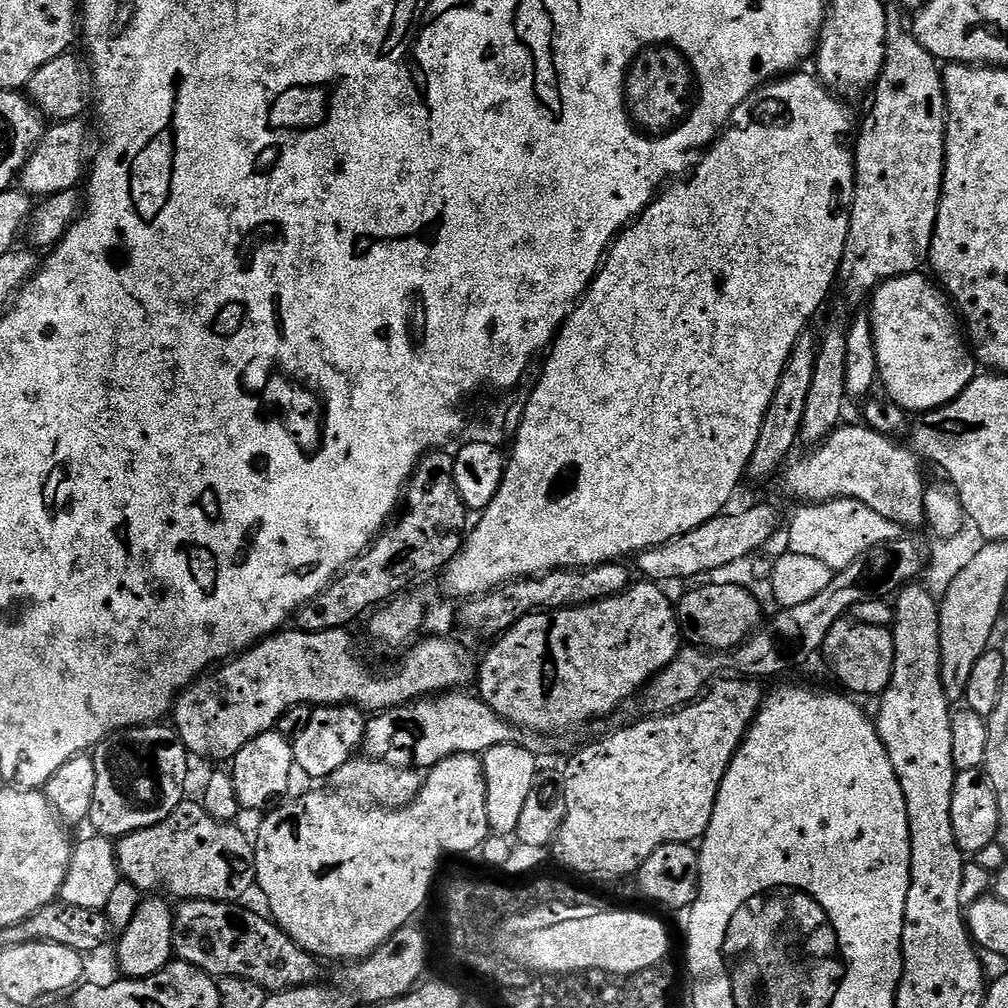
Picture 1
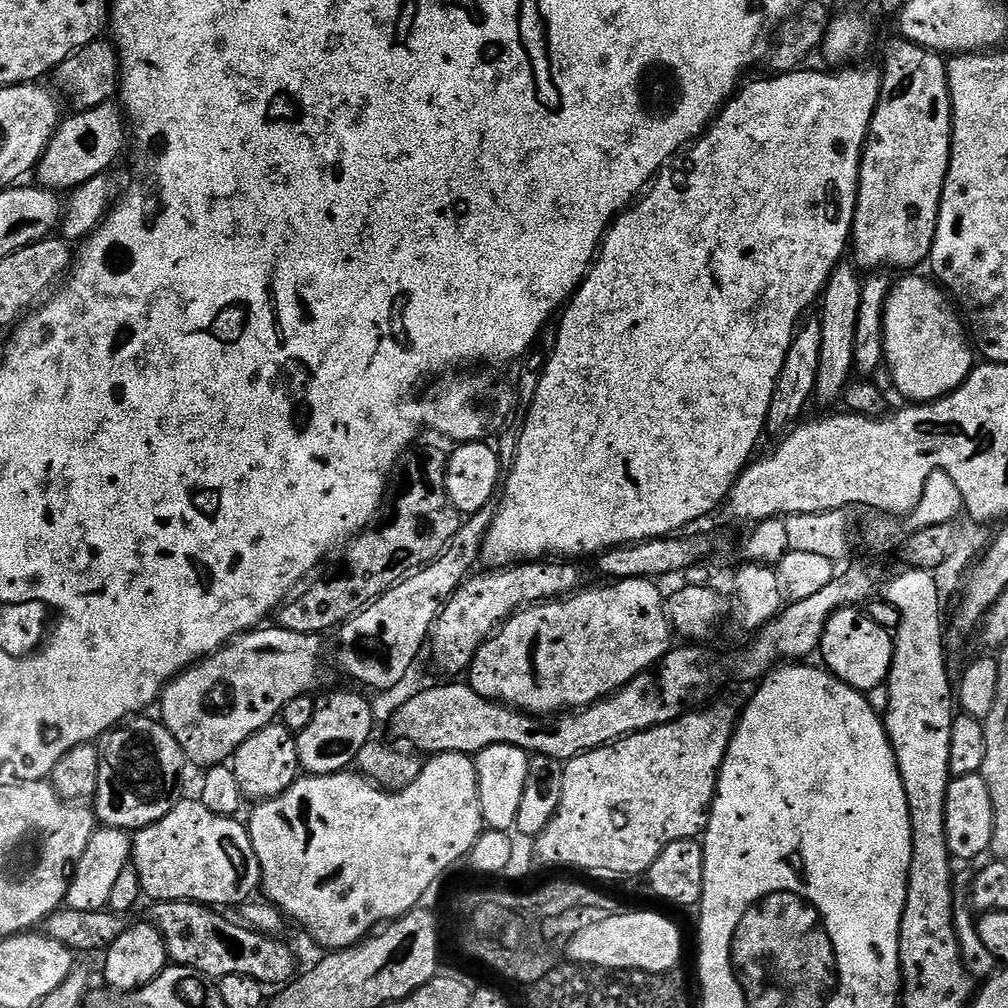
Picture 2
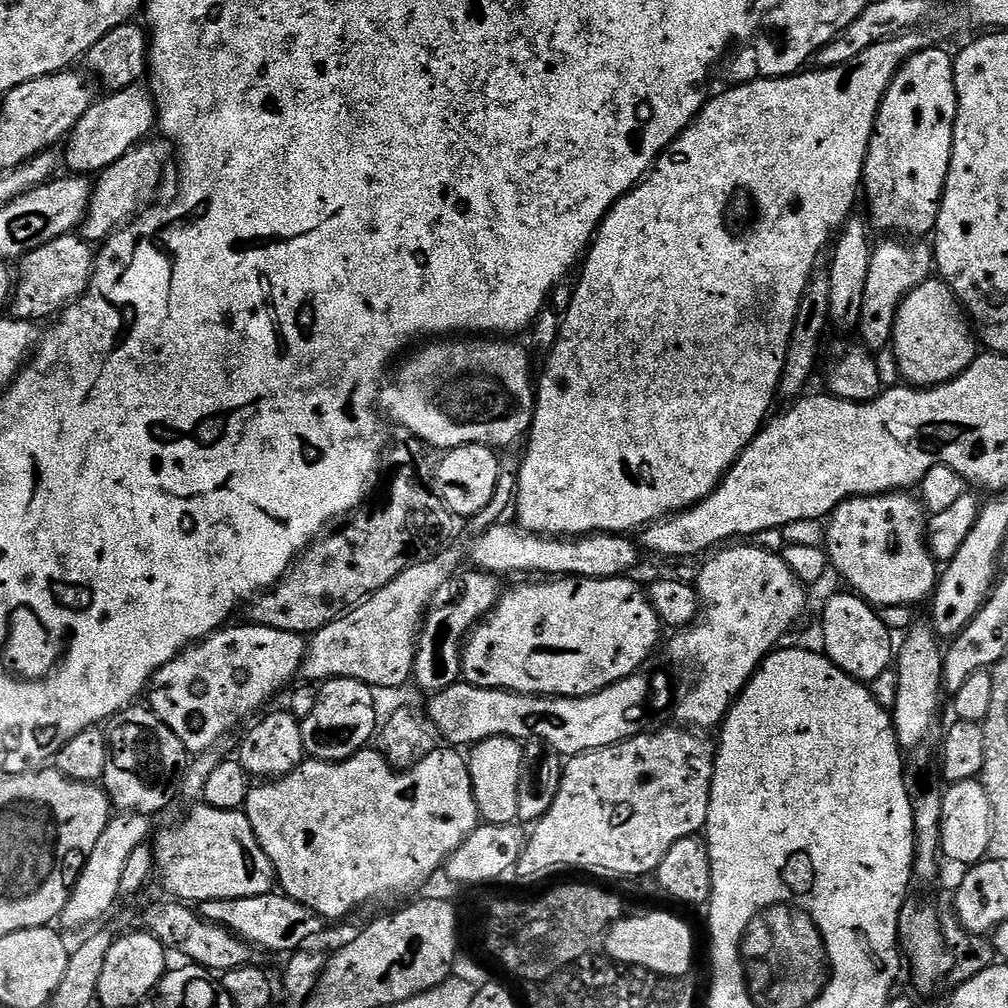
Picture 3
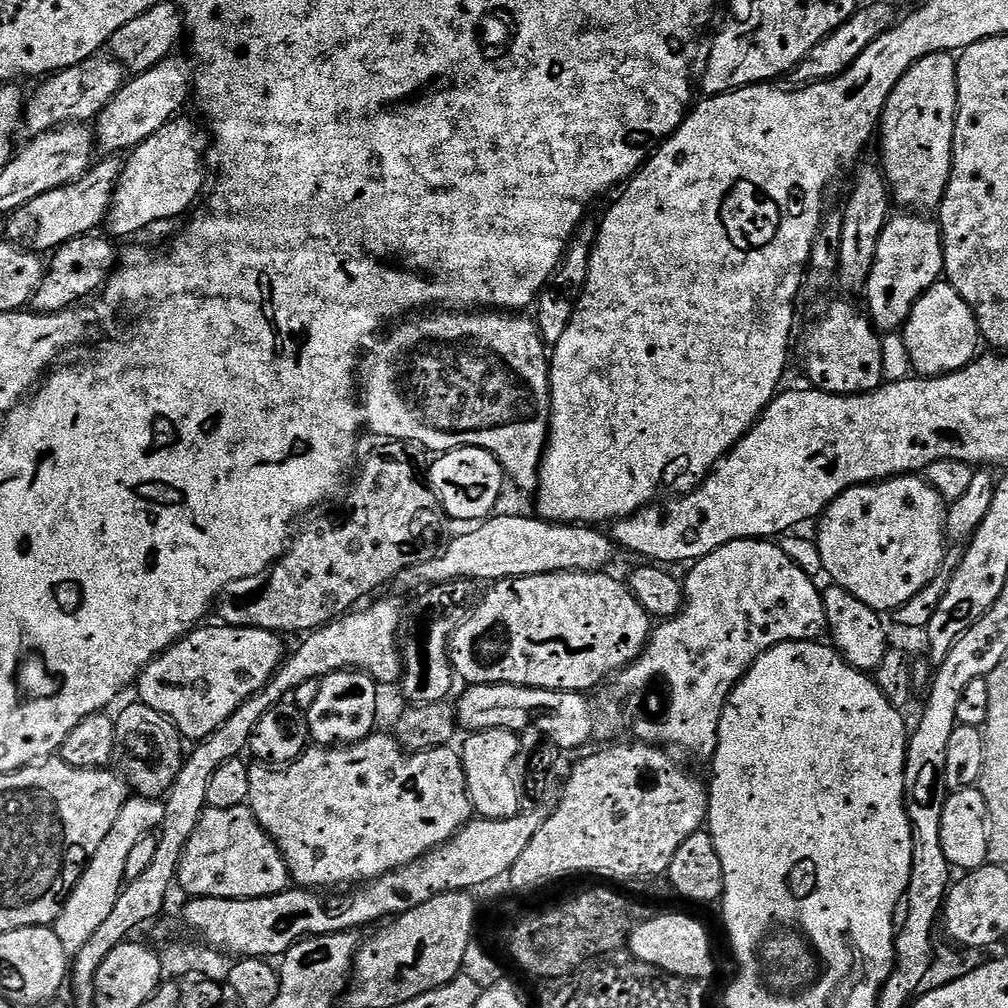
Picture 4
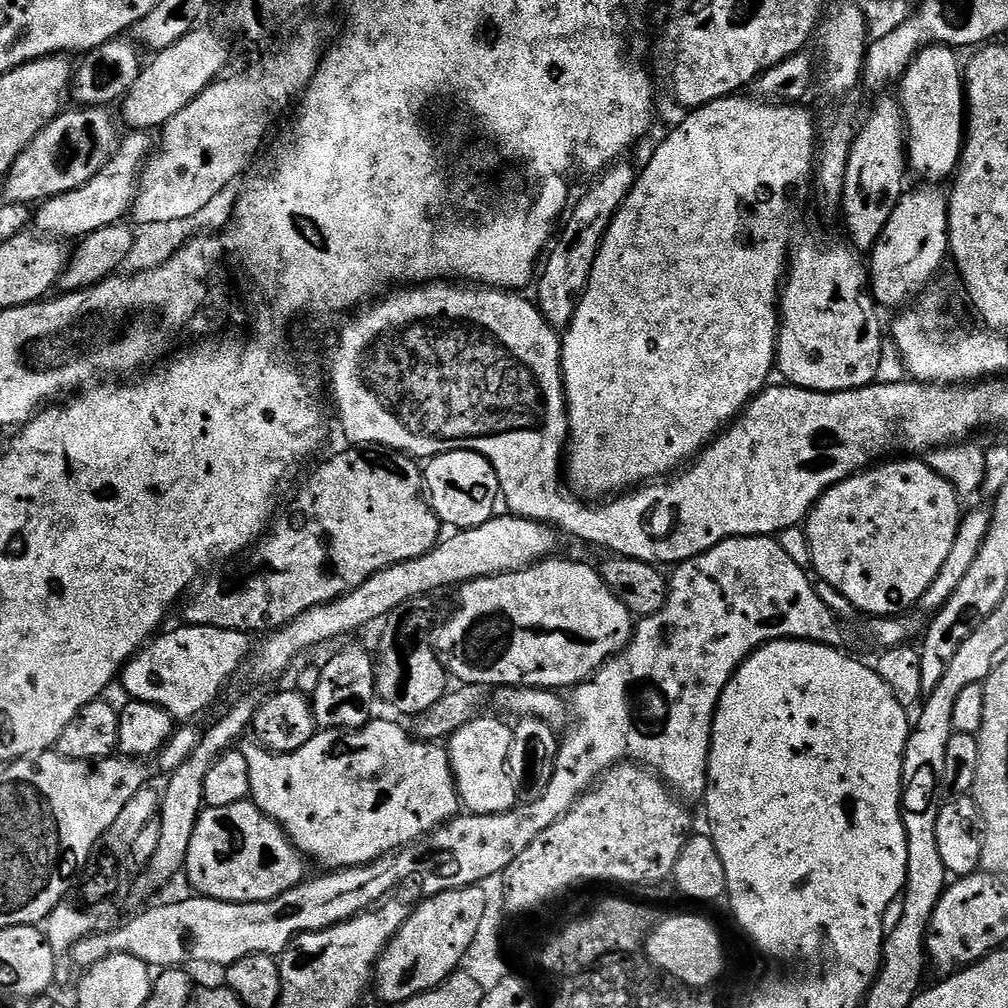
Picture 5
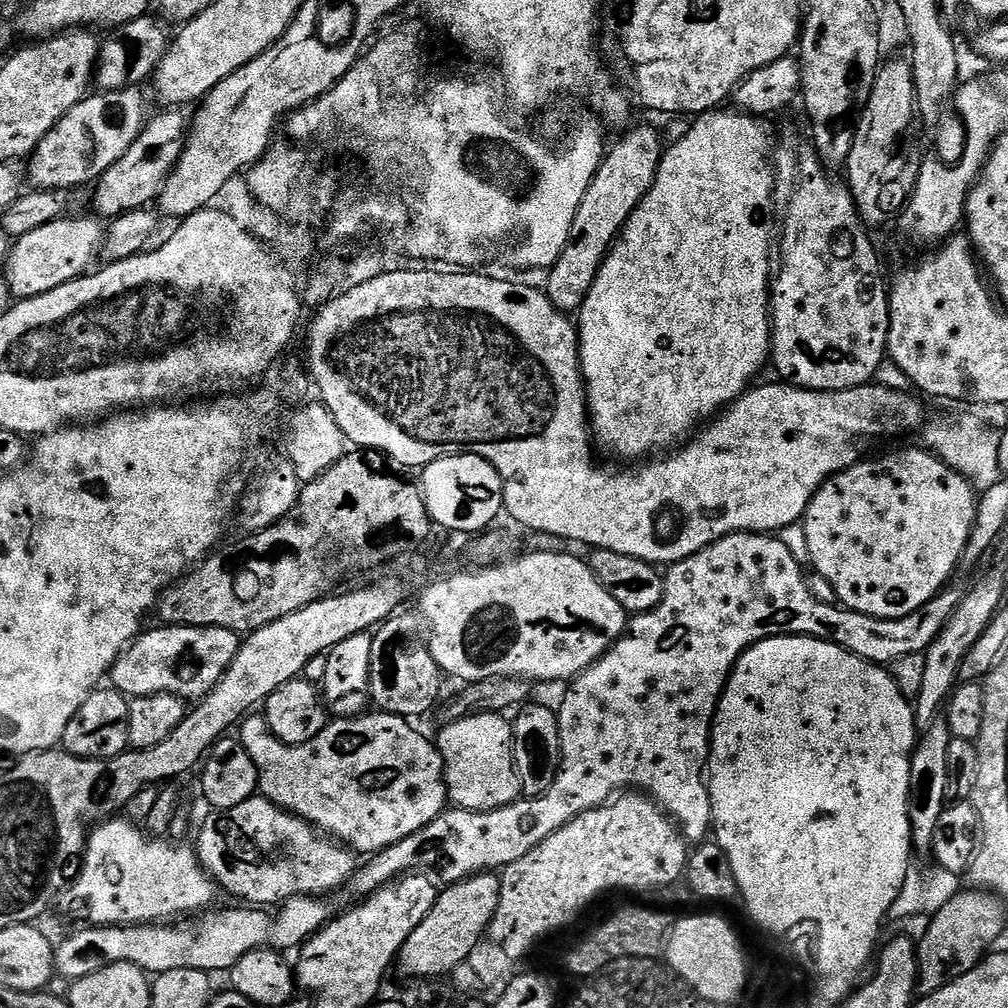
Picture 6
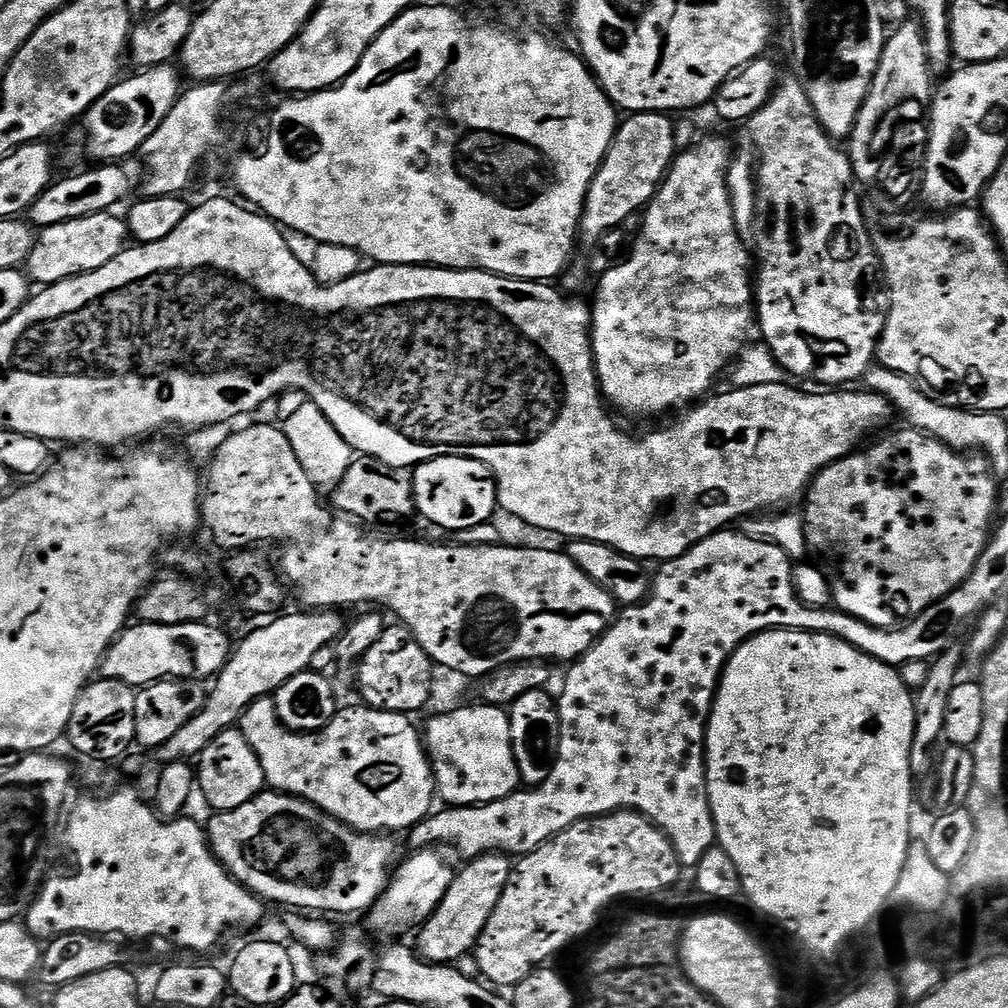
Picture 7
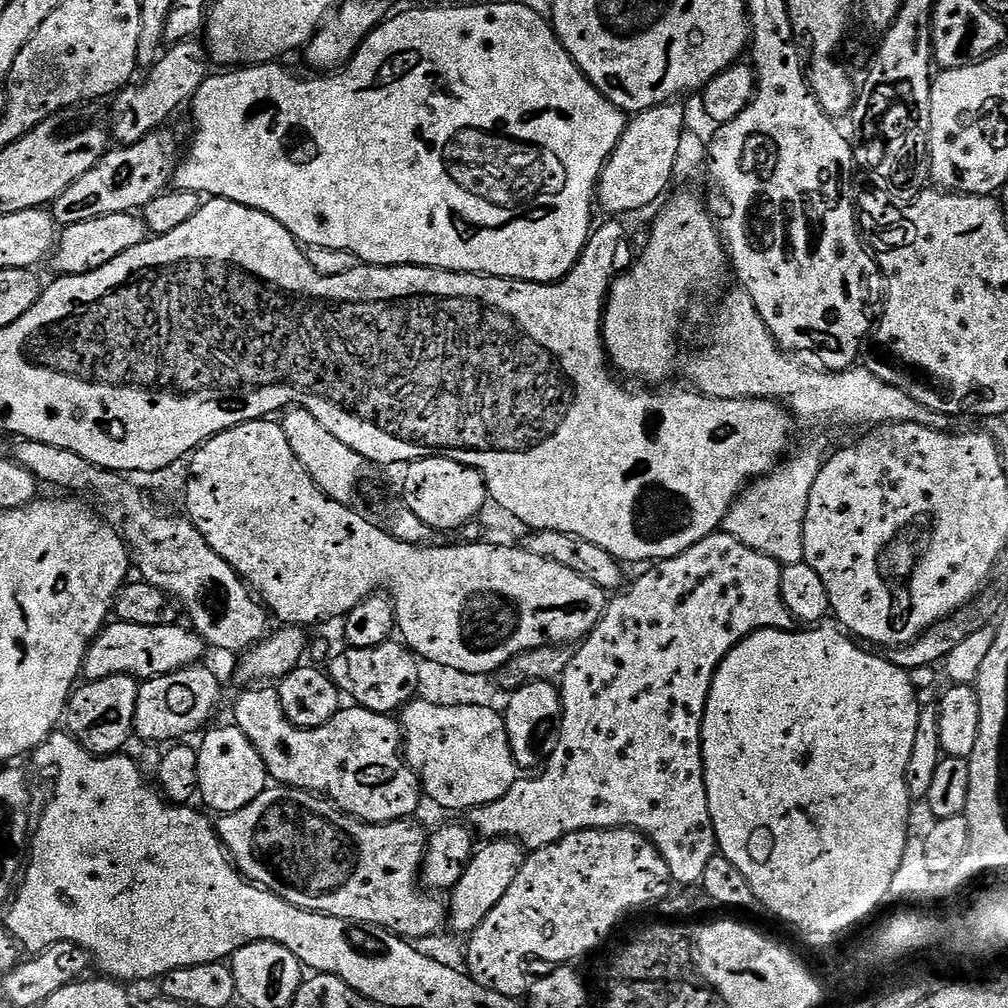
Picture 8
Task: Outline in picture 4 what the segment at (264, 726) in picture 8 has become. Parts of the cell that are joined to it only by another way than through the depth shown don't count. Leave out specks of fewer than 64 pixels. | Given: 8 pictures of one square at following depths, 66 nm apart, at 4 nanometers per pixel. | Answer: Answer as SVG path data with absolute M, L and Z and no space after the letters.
M373 734L356 744L341 744L339 746L312 746L293 760L292 763L277 767L273 770L263 762L256 762L248 769L250 774L250 794L247 807L251 808L254 818L262 826L262 830L272 841L280 847L284 861L288 867L288 875L299 887L309 890L325 890L324 888L336 888L339 884L347 886L359 886L369 880L377 880L378 877L392 872L395 868L406 866L414 862L418 857L425 856L430 850L434 850L440 844L448 841L452 835L463 828L469 820L473 819L474 809L472 799L468 796L468 783L464 773L464 761L461 753L456 752L452 746L428 749L425 752L413 752L409 754L401 747L399 741L392 734Z

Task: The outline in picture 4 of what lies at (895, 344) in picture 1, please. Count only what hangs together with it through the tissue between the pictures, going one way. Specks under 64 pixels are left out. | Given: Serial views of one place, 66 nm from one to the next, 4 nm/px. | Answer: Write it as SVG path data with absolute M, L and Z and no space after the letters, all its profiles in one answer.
M947 282L930 286L930 290L926 290L922 298L914 302L914 310L910 310L910 316L902 329L903 336L904 352L916 371L913 373L920 378L949 376L952 372L962 370L977 359L982 345L975 314L962 294L958 294L958 290L954 290L954 286Z

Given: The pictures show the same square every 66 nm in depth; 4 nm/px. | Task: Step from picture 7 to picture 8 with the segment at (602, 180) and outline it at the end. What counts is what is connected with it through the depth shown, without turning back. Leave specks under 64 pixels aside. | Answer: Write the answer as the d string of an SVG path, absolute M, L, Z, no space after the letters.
M680 102L658 105L635 113L626 123L622 138L600 175L597 184L597 205L608 216L621 216L648 205L656 204L659 197L673 183L674 162L679 143L685 132L686 110Z

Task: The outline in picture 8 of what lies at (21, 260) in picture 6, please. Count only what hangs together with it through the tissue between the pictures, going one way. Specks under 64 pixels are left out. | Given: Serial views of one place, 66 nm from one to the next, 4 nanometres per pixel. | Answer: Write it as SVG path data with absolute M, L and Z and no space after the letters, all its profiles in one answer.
M131 212L122 214L106 214L102 218L94 218L90 222L78 222L67 225L59 233L58 247L51 257L50 264L61 276L77 276L98 270L106 266L114 258L118 258L126 250L134 250L134 246L149 239L150 233L147 224L139 215Z

